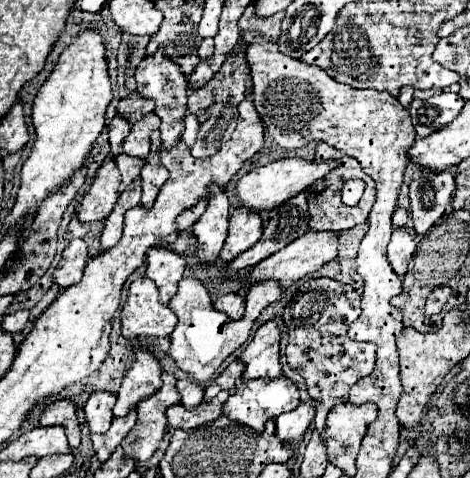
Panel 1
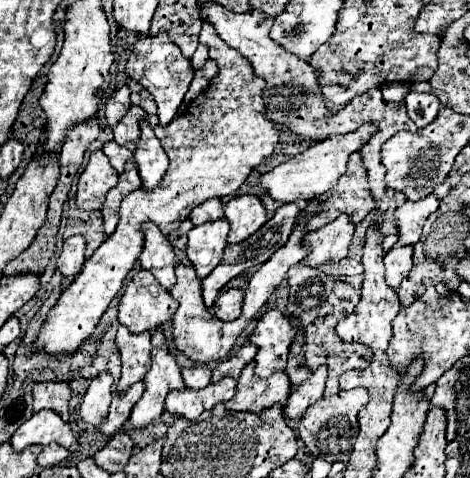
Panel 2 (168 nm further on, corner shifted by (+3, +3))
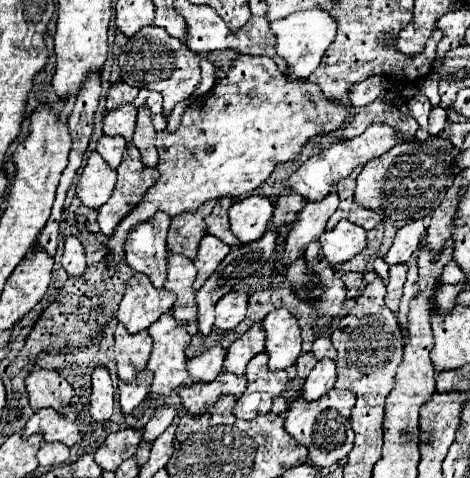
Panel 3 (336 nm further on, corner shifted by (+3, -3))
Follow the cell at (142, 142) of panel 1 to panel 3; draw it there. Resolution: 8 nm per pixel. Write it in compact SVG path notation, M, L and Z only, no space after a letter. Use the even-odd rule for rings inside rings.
M121 104L119 108L111 108L103 112L103 132L107 136L123 136L127 142L133 138L137 120L137 108L133 104Z

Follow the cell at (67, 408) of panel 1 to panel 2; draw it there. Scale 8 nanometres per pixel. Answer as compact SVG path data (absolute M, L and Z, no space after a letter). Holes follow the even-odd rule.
M43 382L35 384L33 388L33 412L39 412L43 408L55 410L61 414L63 422L69 422L69 396L71 388L67 382Z

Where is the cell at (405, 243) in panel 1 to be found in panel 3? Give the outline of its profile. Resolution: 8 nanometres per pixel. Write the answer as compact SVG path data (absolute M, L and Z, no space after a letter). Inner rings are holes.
M395 264L389 270L385 302L393 312L399 310L399 300L401 300L401 292L403 292L403 284L405 284L405 274L407 274L407 264Z

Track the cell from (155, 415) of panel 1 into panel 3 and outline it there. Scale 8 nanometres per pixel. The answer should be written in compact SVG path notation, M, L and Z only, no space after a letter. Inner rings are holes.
M165 312L147 330L149 330L151 338L153 338L153 352L151 352L151 358L149 358L149 364L147 364L147 368L153 370L153 374L155 374L153 384L151 384L151 392L153 394L165 394L167 396L173 388L191 386L193 380L191 380L191 374L185 368L185 364L187 364L185 348L187 348L191 336L197 332L197 328L191 326L191 324L177 324L175 318L173 318L173 314L171 312Z

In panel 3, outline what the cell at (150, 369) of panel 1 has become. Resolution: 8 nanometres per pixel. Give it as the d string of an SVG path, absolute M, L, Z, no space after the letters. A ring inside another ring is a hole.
M123 324L115 330L115 364L121 380L131 382L139 370L147 366L151 354L151 336L147 330L129 334Z

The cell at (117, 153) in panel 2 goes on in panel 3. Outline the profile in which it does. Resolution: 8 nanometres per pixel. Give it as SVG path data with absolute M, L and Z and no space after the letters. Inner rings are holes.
M101 136L101 140L97 142L97 152L111 168L117 168L121 164L125 146L127 142L123 140L123 136Z

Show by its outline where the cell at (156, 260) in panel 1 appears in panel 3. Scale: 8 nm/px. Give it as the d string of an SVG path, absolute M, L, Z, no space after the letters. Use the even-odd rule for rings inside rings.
M157 212L151 220L131 228L125 240L125 262L135 270L149 276L155 288L163 288L167 278L167 212Z

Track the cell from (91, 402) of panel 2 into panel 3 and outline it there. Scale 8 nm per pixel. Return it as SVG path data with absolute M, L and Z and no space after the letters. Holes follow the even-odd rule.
M95 368L93 374L93 394L91 394L91 416L97 422L105 422L113 414L113 384L107 368Z

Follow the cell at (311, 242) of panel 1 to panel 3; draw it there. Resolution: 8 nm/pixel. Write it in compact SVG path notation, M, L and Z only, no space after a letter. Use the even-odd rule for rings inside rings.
M341 220L333 230L325 230L319 240L323 246L323 256L331 264L343 264L367 246L367 232L353 222Z

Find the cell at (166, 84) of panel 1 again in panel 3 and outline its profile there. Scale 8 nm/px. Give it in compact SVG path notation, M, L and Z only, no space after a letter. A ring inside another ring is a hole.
M157 26L143 28L135 36L131 36L127 44L123 46L123 52L117 58L123 82L135 86L135 80L137 80L137 86L155 90L163 96L165 116L169 116L173 106L179 104L181 100L187 100L201 84L199 62L201 62L199 54L191 52L181 40L171 38L163 28L157 28Z

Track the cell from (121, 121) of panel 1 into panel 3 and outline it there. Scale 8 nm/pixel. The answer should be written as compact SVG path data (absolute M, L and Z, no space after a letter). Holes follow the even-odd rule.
M123 80L115 82L109 90L107 90L107 108L113 108L113 106L119 106L119 104L129 104L135 100L139 88L135 86L129 86L125 84Z

